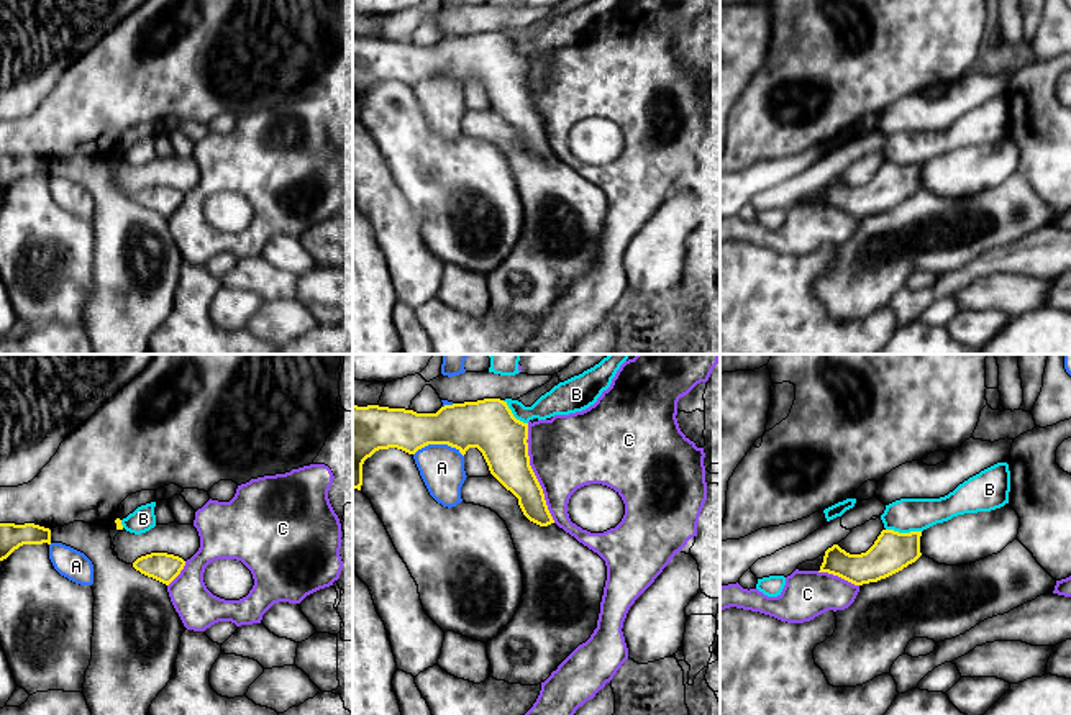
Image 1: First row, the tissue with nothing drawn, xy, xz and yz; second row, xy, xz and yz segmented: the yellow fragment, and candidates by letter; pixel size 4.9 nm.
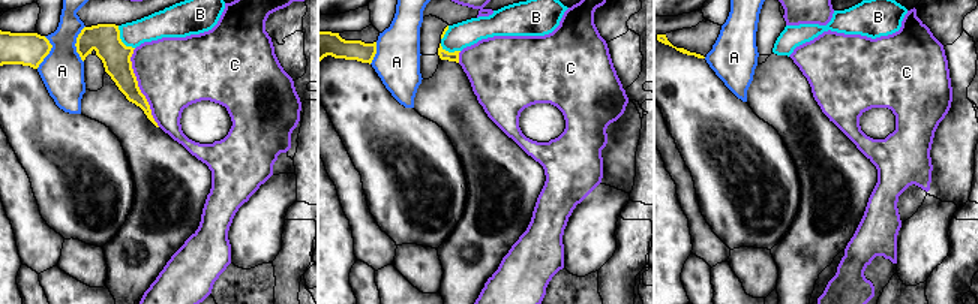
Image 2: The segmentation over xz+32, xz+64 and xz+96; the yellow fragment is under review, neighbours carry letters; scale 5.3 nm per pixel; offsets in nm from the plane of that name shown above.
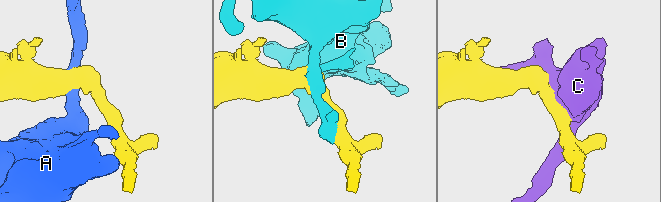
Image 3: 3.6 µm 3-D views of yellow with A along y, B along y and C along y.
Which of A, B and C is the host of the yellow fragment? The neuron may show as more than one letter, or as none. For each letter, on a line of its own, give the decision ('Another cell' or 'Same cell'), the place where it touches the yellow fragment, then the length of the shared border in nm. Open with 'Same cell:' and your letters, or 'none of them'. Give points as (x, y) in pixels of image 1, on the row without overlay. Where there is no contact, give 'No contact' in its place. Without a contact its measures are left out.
Same cell: none of them
A: Another cell. Touches yellow at xz (438, 76). Shared border 240 nm
B: Another cell. Touches yellow at yz (904, 166). Shared border 180 nm
C: Another cell. Touches yellow at xz (533, 105). Shared border 500 nm

